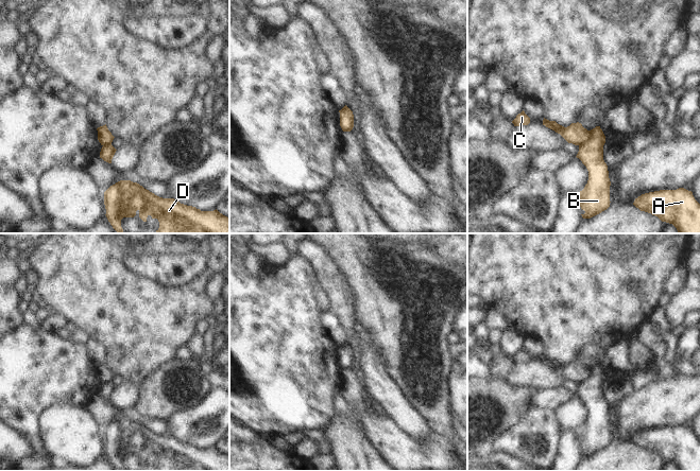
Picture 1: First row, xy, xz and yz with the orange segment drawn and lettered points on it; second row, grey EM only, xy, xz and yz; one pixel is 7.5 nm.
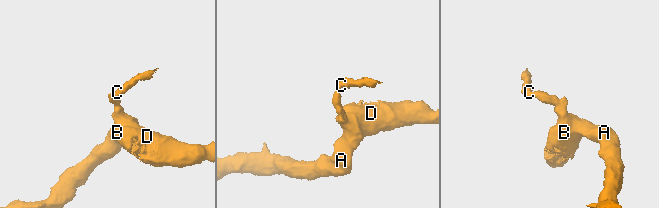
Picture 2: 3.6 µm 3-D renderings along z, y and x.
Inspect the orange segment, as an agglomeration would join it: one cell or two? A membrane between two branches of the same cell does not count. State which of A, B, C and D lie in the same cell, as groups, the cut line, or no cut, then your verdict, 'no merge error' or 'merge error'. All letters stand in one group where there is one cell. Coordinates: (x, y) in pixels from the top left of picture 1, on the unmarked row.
groups A B D / C; cut yz (591, 368), (591, 374), (579, 384); merge error

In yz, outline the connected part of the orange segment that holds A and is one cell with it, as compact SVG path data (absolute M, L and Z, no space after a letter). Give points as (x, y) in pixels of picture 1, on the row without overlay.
M684 425L642 432L633 442L641 449L672 461L679 471L700 471L700 441Z

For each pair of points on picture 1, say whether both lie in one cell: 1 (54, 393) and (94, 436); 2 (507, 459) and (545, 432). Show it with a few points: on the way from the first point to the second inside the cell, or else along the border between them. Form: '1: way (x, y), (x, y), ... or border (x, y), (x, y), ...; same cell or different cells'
1: border (86, 405), (55, 404), (49, 407), (43, 416); different cells
2: border (505, 452), (522, 456), (526, 459); different cells

